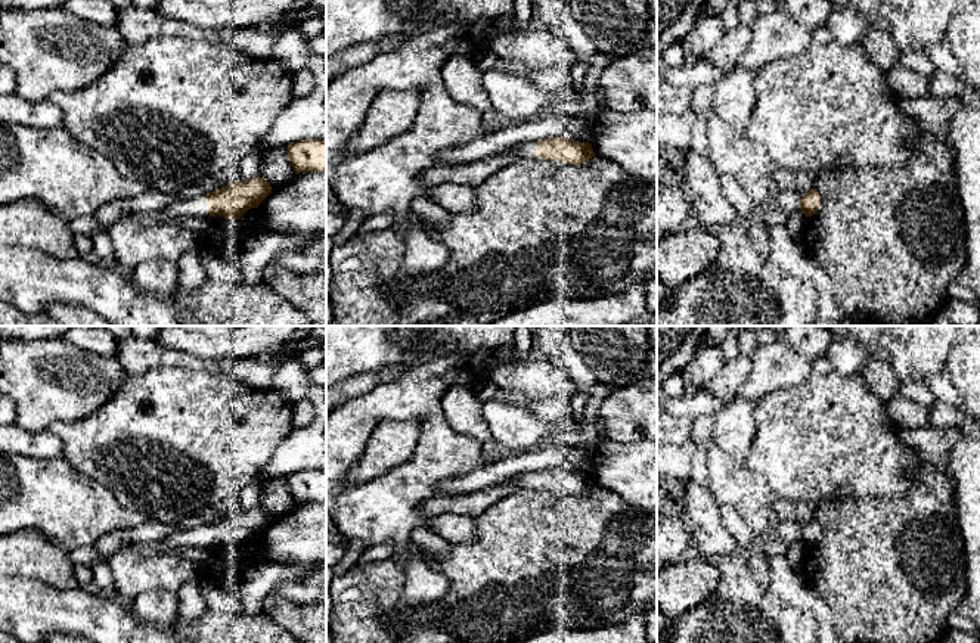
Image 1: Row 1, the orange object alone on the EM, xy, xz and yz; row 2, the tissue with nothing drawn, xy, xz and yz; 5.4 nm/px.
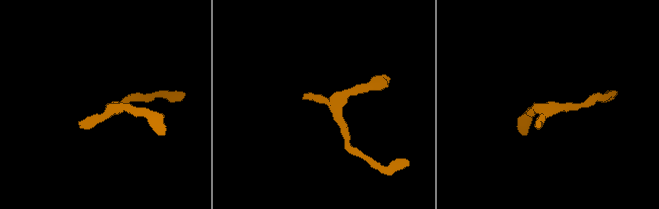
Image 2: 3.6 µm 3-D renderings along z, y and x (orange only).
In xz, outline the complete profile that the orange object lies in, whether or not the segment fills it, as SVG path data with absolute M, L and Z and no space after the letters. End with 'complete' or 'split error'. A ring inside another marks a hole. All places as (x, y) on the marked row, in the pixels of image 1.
M565 137L524 142L502 153L512 153L514 161L522 158L545 158L574 165L584 164L596 155L589 142L580 143Z; split error

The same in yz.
M810 189L806 195L801 196L800 199L800 211L806 217L812 217L816 214L816 211L821 206L821 196L815 189Z; complete

